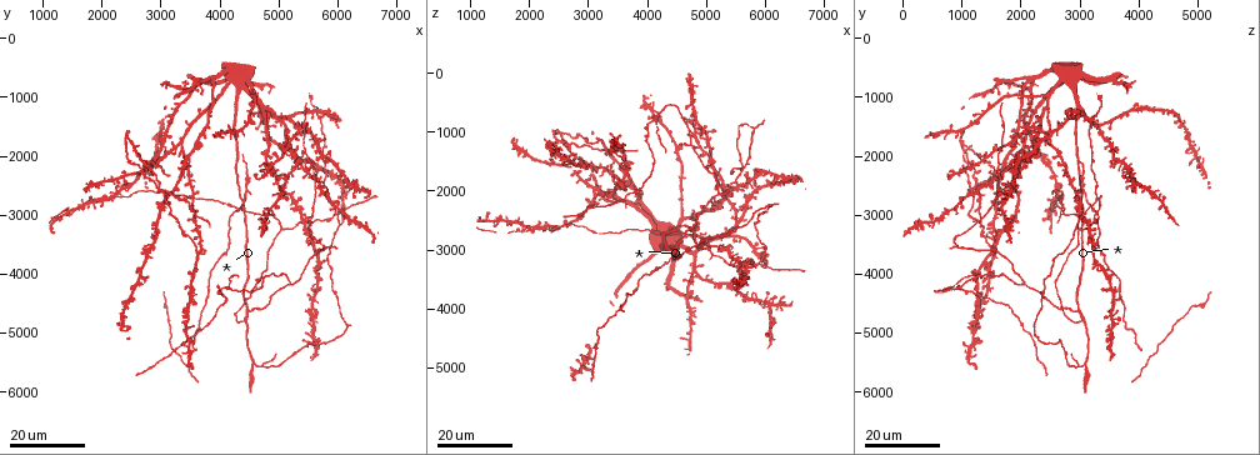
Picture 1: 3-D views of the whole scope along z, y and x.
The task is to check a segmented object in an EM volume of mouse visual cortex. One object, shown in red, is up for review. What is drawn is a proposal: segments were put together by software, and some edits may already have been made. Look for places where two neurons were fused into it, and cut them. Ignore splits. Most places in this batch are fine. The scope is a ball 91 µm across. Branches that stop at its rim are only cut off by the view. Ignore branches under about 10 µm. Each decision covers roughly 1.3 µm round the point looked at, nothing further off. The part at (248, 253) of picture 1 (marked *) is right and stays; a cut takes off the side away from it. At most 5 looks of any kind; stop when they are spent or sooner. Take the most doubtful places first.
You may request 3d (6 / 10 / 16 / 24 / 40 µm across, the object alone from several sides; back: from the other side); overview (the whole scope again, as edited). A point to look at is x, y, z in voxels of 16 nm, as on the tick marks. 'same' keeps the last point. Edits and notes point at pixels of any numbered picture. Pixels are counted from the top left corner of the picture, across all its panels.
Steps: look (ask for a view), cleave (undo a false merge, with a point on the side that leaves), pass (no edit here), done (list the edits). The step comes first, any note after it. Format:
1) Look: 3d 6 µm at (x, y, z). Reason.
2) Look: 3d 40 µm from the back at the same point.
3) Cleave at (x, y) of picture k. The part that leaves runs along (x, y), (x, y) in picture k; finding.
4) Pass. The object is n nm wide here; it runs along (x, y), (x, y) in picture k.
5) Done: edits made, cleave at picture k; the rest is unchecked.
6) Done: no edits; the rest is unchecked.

Look: 3d 24 µm at (1400, 2950, 2550). Four arms meet.

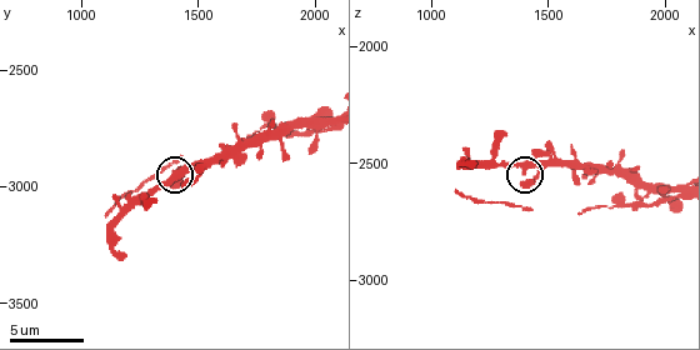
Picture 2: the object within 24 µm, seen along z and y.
Look: 3d 10 µm at (1400, 2950, 2530).

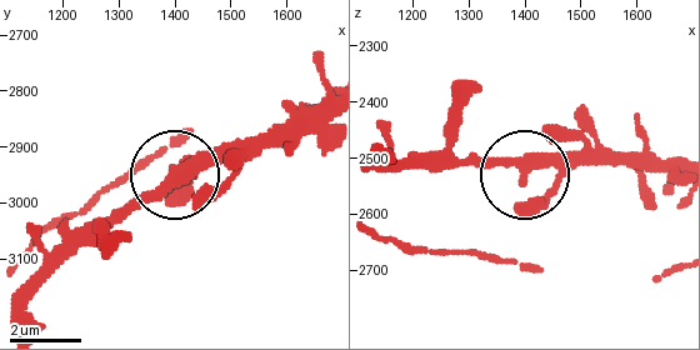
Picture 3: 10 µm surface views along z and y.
Pass. The object is 320 nm wide here; continuous, no second neuron.

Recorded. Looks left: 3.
Look: 3d 16 µm at (2200, 2700, 2600). A fork.

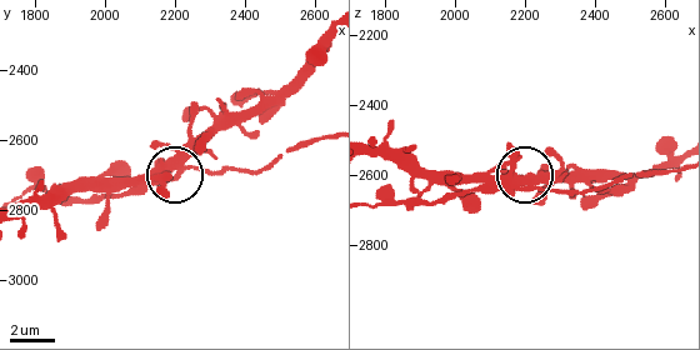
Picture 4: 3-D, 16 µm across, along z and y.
Look: 3d 10 µm at (2240, 2680, 2640).

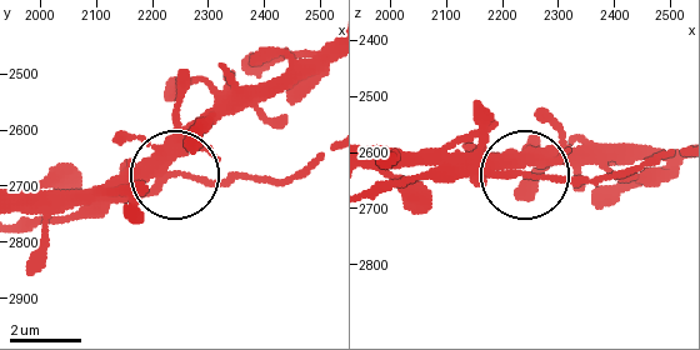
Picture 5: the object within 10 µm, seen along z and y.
Pass. It runs along (329, 40), (239, 94), (168, 175), (63, 193) in picture 5; all the same neuron.

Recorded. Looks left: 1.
Done: no edits; the rest is unchecked.

